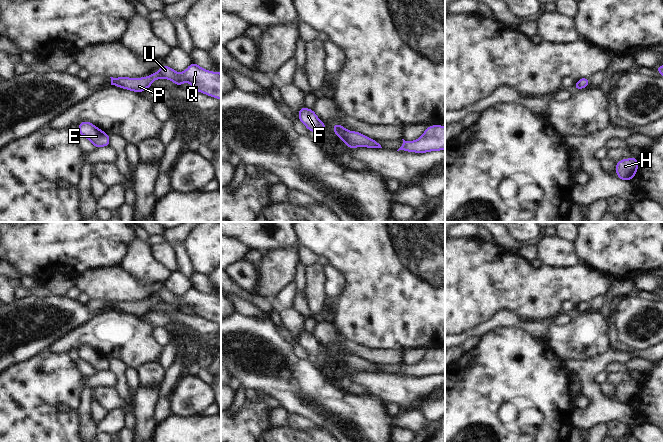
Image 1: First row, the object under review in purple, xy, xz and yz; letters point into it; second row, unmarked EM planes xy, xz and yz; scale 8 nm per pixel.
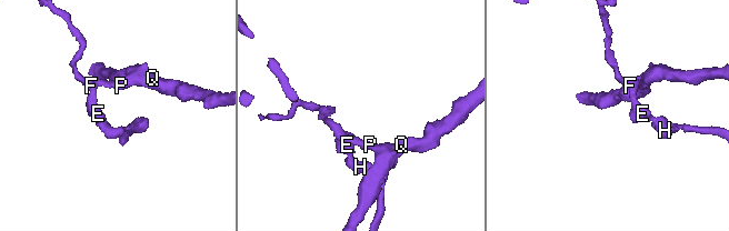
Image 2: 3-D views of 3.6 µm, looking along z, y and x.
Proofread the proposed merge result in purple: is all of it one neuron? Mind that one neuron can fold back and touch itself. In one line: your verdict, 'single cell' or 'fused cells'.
single cell

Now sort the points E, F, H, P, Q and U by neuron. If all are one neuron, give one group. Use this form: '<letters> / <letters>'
E F H P Q U

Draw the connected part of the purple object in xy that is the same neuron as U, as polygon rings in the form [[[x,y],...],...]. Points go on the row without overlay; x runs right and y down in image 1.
[[[191,286],[189,291],[182,297],[178,297],[164,288],[158,296],[154,296],[150,300],[142,302],[110,302],[111,309],[139,317],[148,313],[155,303],[169,303],[178,311],[187,306],[196,315],[221,324],[221,297],[205,294],[194,286]]]

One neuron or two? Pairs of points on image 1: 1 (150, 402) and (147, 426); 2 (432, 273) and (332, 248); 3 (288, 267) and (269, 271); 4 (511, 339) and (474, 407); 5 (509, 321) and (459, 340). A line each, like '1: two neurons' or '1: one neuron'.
1: one neuron
2: one neuron
3: one neuron
4: one neuron
5: one neuron

